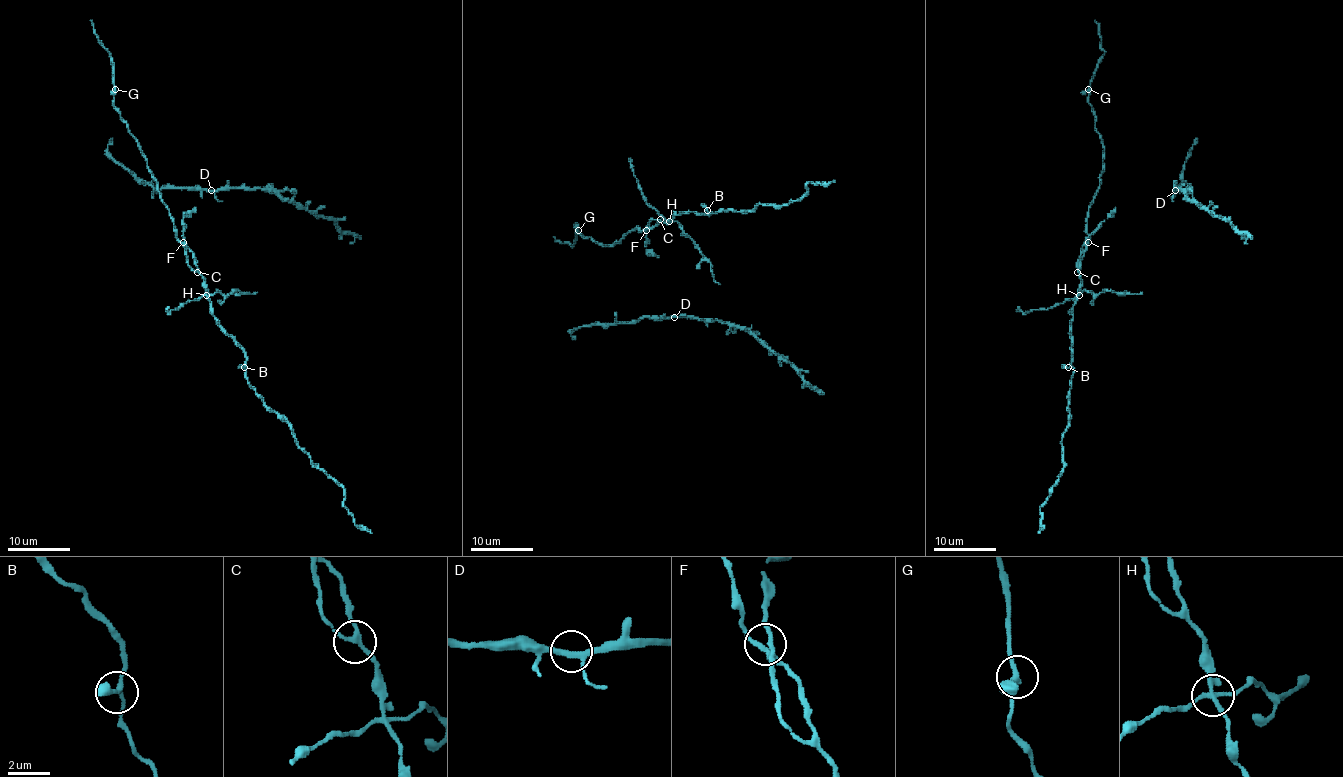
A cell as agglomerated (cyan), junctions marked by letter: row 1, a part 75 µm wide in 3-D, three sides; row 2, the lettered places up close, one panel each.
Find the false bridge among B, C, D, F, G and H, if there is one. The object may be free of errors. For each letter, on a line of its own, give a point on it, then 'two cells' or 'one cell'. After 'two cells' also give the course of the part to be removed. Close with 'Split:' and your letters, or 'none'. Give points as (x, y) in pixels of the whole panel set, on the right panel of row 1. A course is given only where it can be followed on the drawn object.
B: place (1068, 367); one cell
C: place (1077, 272); one cell
D: place (1175, 190); one cell
F: place (1088, 242); one cell
G: place (1088, 89); one cell
H: place (1079, 295); two cells; course (1079, 295), (1084, 291), (1096, 295), (1106, 291), (1142, 292)
Split: H

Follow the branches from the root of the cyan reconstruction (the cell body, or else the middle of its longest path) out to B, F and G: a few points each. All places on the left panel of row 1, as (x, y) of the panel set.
B: (197, 270), (203, 280), (211, 314), (243, 350), (244, 368)
F: (197, 270), (192, 253), (183, 242)
G: (197, 270), (192, 253), (177, 237), (174, 218), (161, 198), (156, 179), (137, 140), (114, 105), (115, 89)

